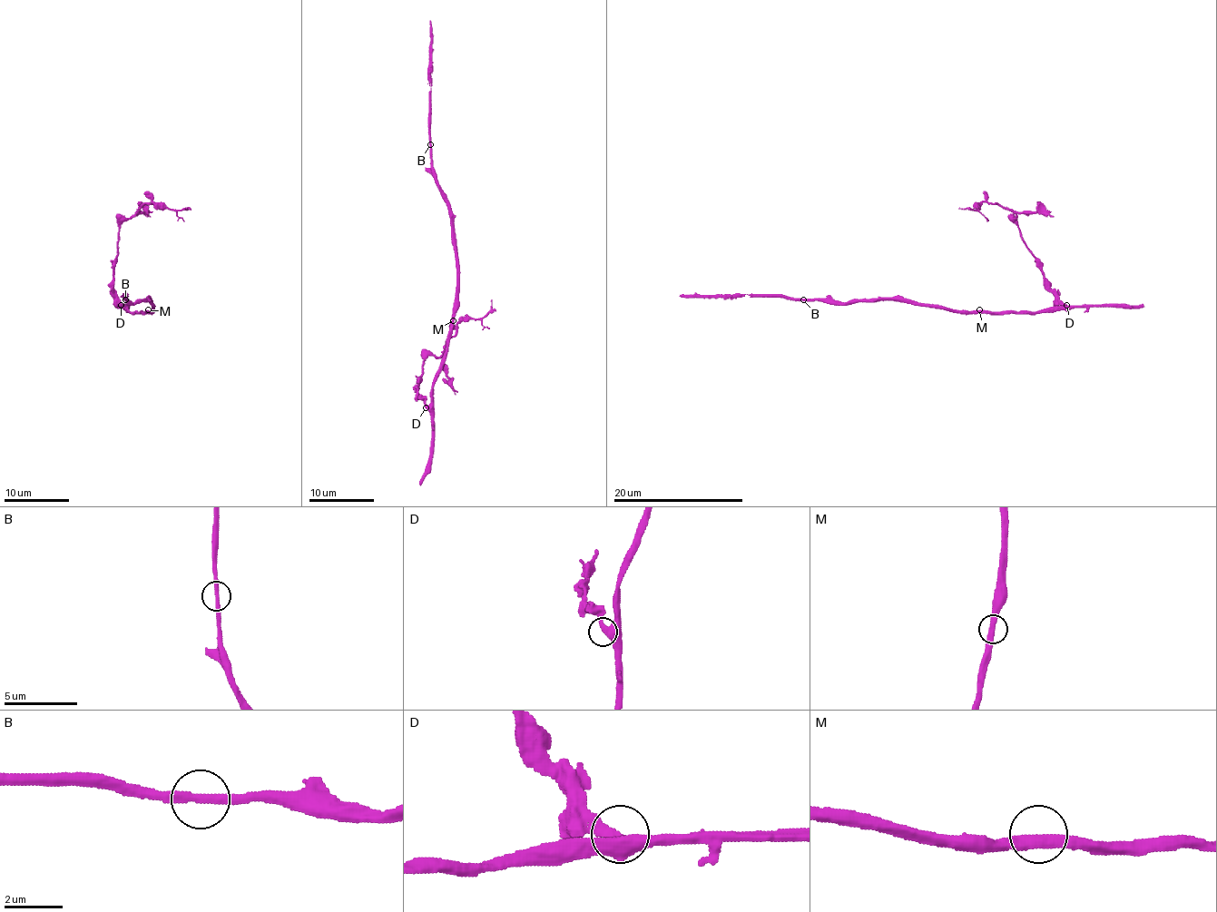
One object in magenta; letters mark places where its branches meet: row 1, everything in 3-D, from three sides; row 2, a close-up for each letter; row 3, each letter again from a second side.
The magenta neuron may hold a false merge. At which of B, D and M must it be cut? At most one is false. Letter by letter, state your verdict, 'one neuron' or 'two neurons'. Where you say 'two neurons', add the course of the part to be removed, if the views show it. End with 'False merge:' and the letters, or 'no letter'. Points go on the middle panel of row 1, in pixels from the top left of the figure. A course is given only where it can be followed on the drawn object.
B: one neuron
D: one neuron
M: one neuron
False merge: no letter

